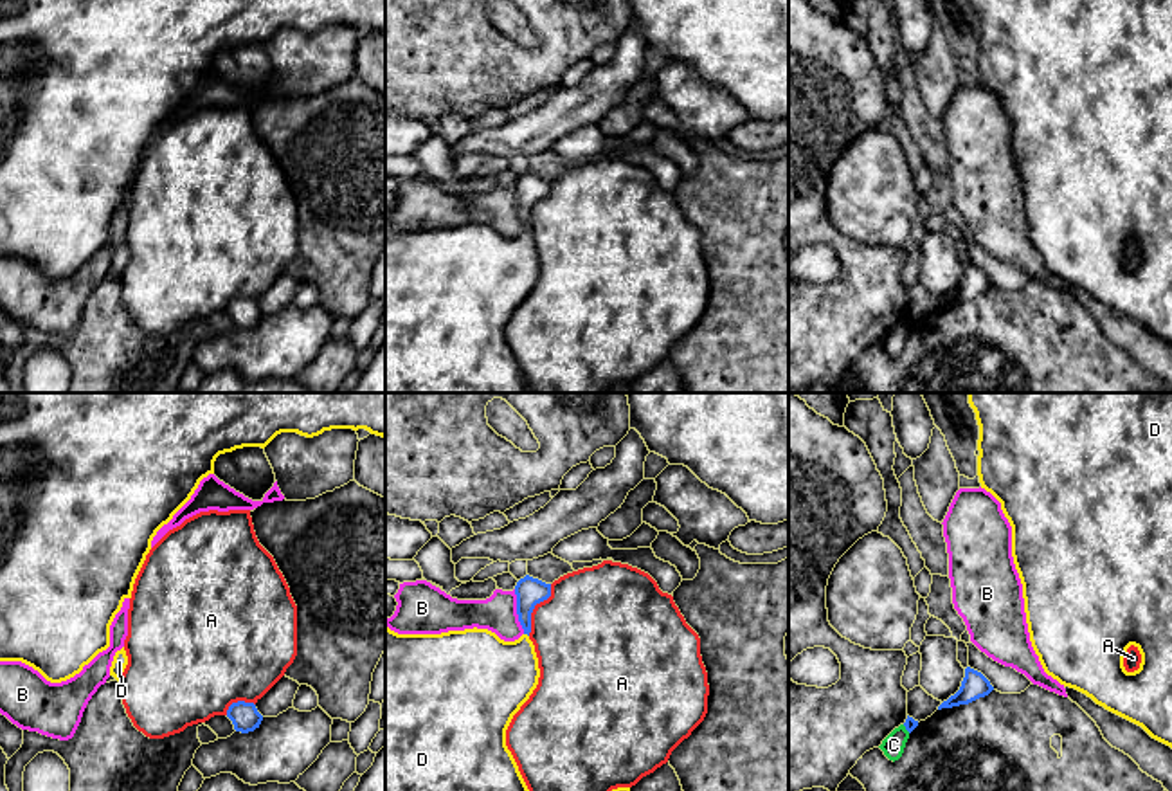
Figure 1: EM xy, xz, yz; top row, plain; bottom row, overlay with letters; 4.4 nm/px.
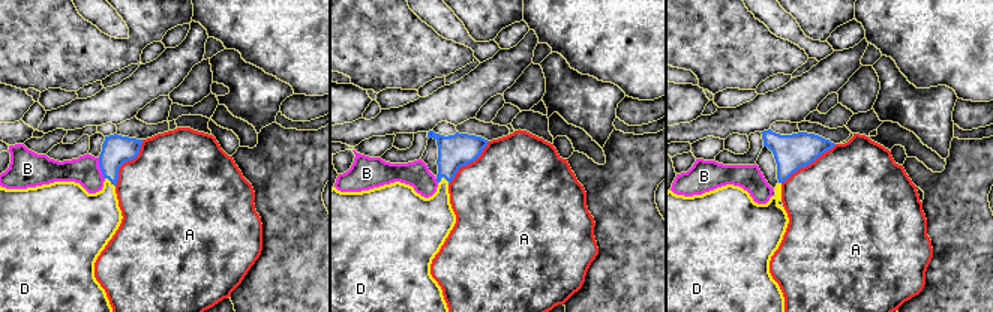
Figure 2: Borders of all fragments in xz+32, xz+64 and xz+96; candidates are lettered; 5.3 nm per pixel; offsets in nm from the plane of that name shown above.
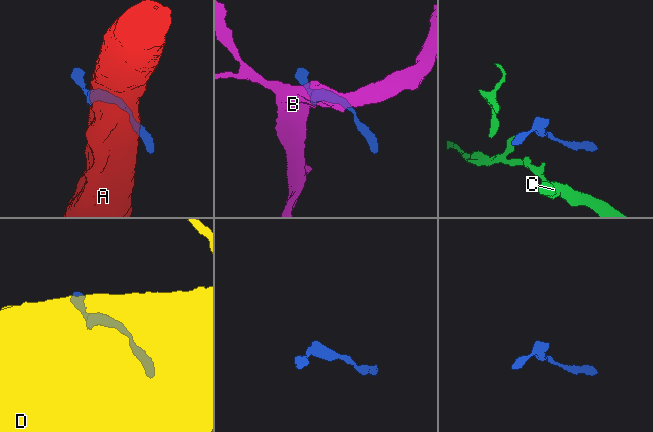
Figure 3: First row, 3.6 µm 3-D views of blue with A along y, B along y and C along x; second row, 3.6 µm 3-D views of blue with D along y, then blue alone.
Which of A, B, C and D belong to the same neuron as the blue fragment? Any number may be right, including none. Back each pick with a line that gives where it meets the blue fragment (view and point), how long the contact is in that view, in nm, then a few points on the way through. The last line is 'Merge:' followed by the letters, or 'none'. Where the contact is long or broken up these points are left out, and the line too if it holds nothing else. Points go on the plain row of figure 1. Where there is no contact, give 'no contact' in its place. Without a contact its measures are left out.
D: contact xz (526, 229); length 30 nm; way xz (530, 188), (526, 195), (526, 229), (522, 245), (494, 274)
Merge: D

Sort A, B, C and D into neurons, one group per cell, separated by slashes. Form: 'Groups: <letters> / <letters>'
Groups: A / B / C / D

